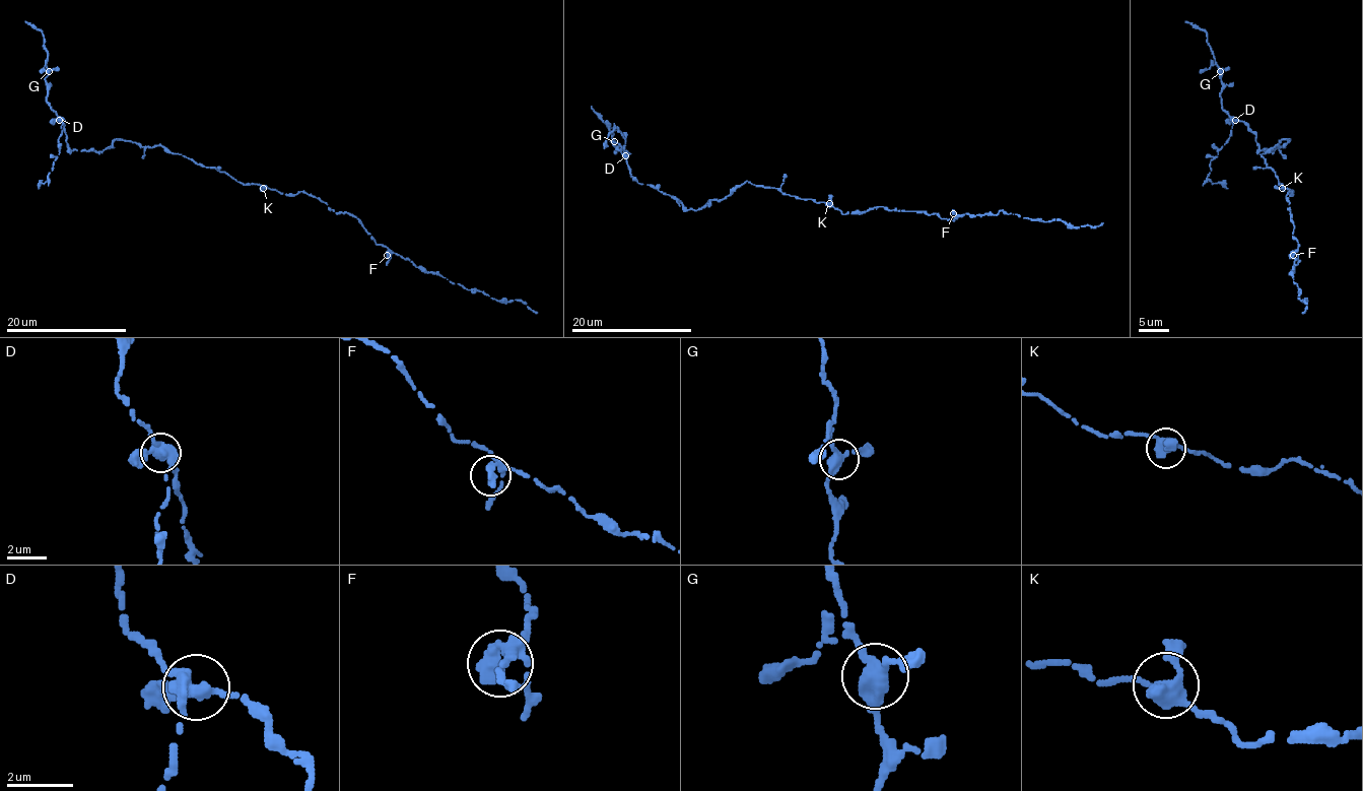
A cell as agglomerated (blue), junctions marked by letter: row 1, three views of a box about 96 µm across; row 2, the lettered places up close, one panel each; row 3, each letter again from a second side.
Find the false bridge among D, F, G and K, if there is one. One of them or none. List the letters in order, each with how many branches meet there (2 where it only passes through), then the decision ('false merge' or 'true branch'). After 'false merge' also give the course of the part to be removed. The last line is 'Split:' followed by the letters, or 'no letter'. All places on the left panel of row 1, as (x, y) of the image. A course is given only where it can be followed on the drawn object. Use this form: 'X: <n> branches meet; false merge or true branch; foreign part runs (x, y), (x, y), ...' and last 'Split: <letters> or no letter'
D: 3 branches meet; false merge; foreign part runs (59, 120), (62, 123), (62, 133), (58, 139), (59, 154), (49, 178), (38, 188)
F: 1 branches meet; true branch
G: 3 branches meet; true branch
K: 3 branches meet; true branch
Split: D

